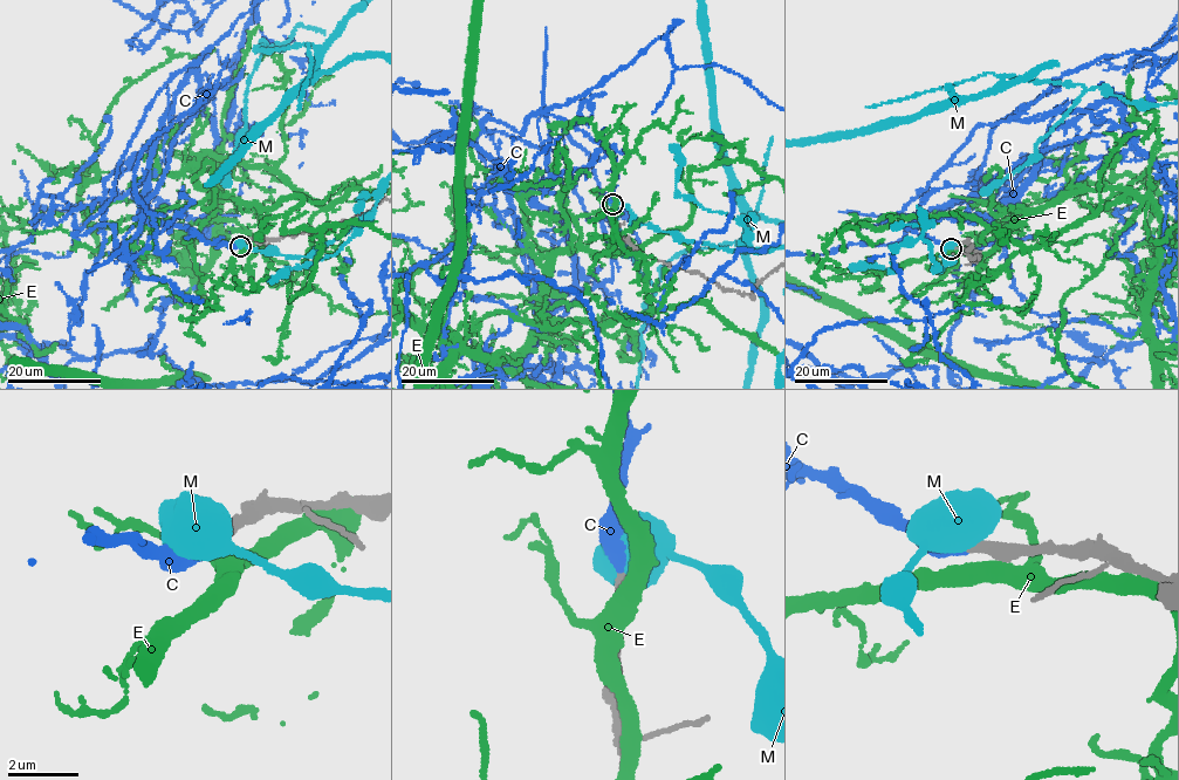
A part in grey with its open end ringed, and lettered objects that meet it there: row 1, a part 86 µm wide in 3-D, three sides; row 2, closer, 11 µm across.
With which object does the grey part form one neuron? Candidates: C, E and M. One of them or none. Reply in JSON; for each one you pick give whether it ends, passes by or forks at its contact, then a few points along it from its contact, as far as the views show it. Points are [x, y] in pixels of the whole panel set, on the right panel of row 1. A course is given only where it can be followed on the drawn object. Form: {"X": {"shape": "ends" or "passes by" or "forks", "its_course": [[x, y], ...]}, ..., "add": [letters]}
{"C": {"shape": "ends"}, "add": ["C"]}

